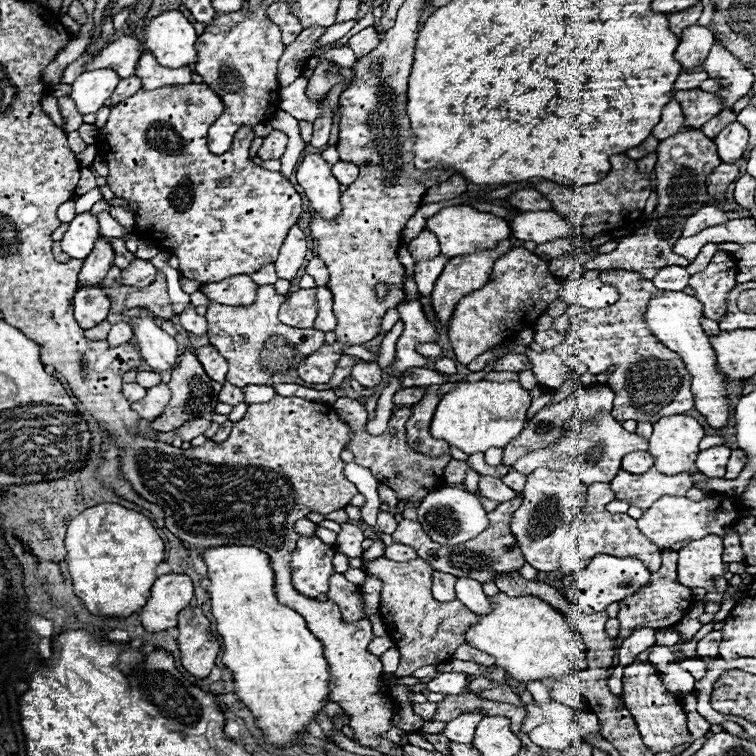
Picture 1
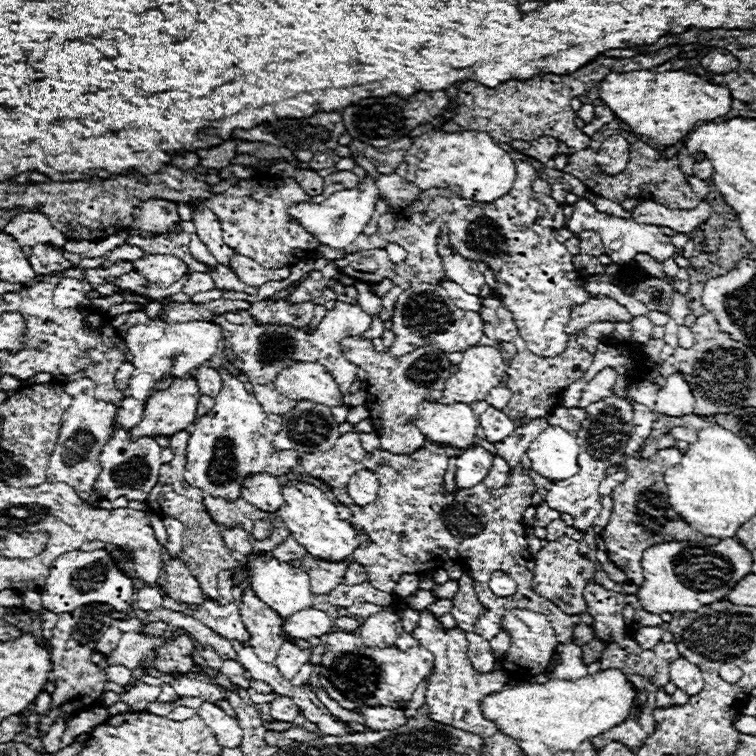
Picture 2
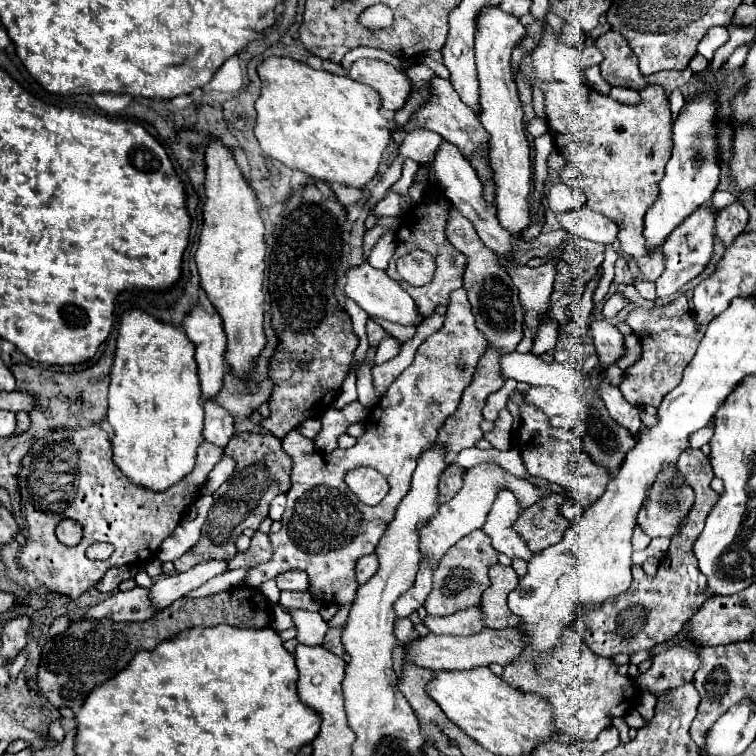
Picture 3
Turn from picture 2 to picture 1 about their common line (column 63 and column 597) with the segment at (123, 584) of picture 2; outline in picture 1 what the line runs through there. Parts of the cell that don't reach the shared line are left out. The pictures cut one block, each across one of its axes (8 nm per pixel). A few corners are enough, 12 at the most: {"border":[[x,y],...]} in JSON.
{"border":[[598,554],[564,576],[566,600],[604,612],[650,572],[634,558]]}

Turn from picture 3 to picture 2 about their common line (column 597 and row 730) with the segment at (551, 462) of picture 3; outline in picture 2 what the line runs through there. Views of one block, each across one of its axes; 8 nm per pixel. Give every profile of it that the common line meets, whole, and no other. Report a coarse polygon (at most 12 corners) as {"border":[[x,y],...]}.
{"border":[[428,610],[412,636],[434,654],[430,718],[488,738],[480,702],[508,674],[476,672],[466,634]]}

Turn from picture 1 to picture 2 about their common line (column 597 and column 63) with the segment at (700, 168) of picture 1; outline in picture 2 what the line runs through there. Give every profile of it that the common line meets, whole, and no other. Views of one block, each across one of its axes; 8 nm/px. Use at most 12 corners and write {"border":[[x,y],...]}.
{"border":[[34,246],[28,260],[36,274],[72,268],[60,250]]}

